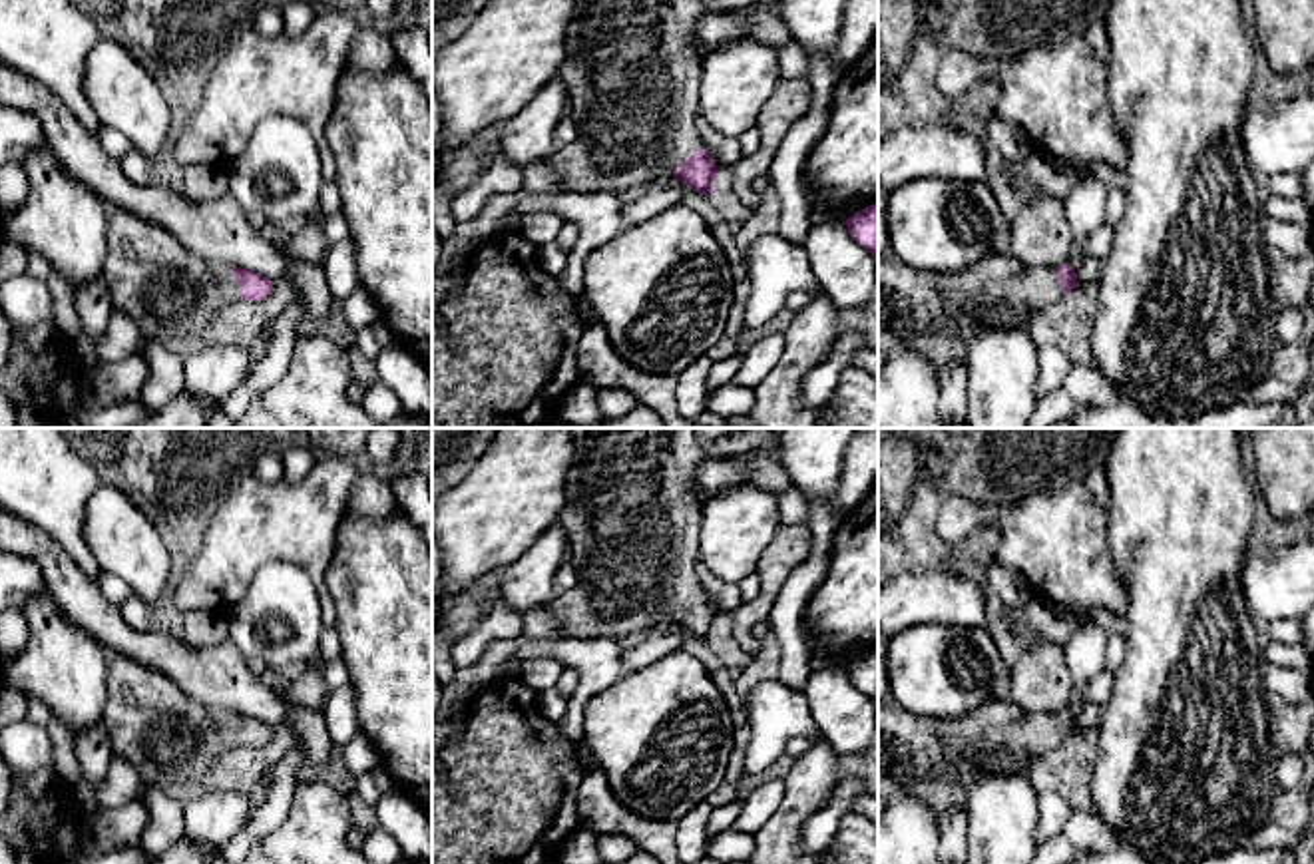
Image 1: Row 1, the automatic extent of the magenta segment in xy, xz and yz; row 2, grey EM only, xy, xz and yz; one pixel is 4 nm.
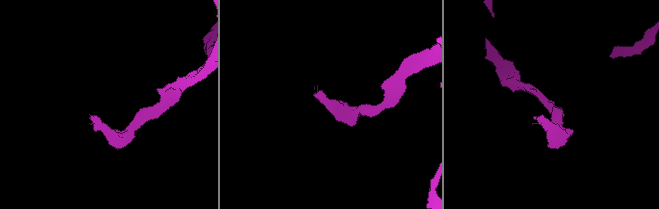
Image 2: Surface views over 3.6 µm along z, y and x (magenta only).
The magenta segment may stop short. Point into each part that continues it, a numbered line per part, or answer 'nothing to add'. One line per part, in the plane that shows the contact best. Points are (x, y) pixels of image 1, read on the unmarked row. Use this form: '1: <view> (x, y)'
1: xz (632, 520)

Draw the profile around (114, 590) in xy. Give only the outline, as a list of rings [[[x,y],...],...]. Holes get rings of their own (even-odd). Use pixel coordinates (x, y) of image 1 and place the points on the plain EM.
[[[102,573],[100,579],[96,581],[98,589],[102,591],[102,595],[113,603],[113,605],[121,605],[127,597],[133,595],[133,591],[129,589],[129,585],[119,579],[113,577],[110,573]]]

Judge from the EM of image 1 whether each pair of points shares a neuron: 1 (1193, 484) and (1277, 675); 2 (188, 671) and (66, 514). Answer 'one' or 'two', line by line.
1: two
2: two

